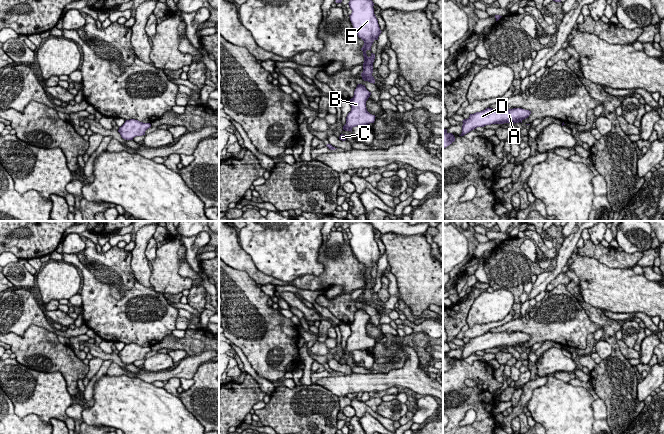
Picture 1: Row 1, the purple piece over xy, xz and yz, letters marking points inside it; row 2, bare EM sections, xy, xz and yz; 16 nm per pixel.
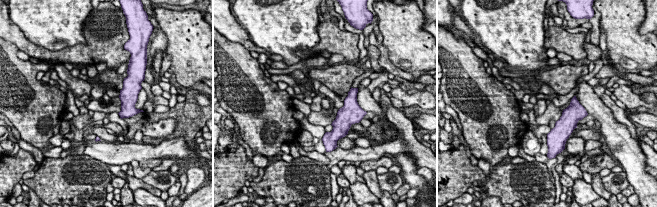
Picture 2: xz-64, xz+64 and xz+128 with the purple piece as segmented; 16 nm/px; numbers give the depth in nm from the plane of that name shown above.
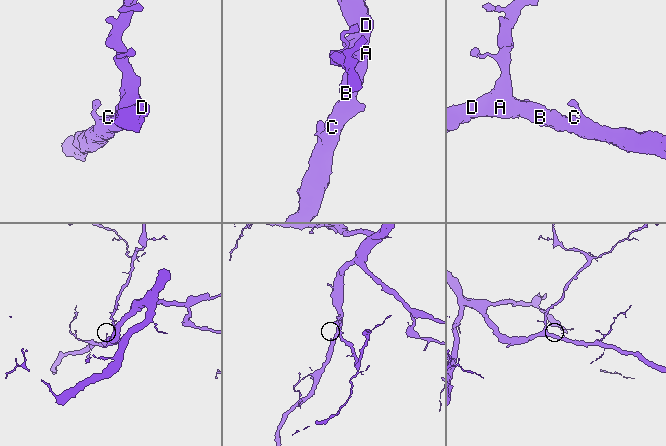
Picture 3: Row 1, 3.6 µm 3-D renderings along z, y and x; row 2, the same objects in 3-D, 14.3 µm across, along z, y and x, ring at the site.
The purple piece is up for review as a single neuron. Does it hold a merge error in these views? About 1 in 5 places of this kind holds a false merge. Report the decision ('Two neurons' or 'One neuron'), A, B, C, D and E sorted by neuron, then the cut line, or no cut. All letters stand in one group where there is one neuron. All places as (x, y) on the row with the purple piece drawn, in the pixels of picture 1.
One neuron. Groups: A B C D E. No split

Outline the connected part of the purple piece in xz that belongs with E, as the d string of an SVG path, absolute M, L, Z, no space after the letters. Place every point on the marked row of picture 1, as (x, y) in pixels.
M350 0L348 4L352 10L349 17L353 29L358 37L364 41L364 45L361 48L364 56L363 72L361 73L361 76L364 81L374 84L375 79L372 76L372 73L375 54L371 53L370 57L366 54L367 50L371 51L373 42L378 40L378 37L382 32L374 14L374 3L372 0Z

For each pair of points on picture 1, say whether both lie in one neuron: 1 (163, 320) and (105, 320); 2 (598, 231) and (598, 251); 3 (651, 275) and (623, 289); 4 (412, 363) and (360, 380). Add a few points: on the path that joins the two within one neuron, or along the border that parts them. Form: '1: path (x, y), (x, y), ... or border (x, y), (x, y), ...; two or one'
1: path (149, 322), (119, 320); one
2: border (590, 238), (595, 244), (600, 243); two
3: border (642, 275), (653, 281); two
4: path (399, 376), (388, 380), (373, 380); one

